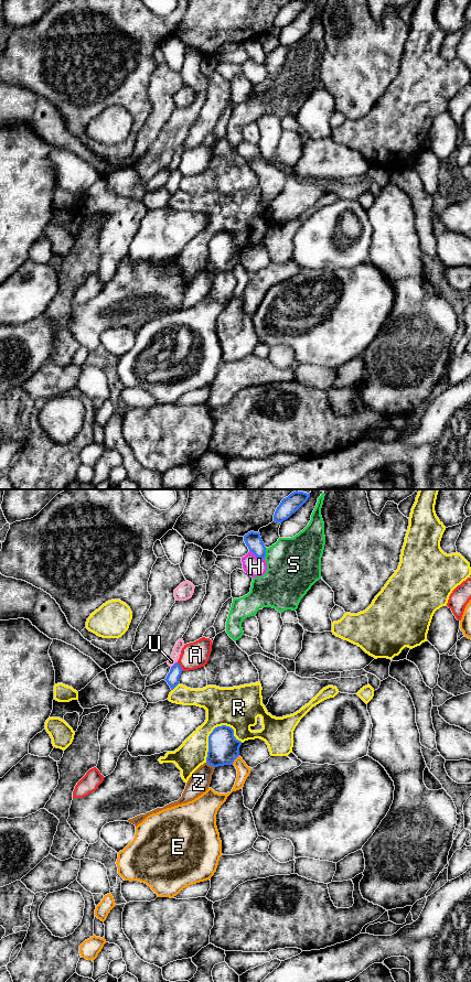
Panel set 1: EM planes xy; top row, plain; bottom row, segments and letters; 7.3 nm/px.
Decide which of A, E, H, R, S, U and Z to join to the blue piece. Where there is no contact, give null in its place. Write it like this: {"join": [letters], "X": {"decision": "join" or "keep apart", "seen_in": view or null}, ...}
{"join": [], "A": {"decision": "keep apart", "seen_in": "xy"}, "E": {"decision": "keep apart", "seen_in": "xy"}, "H": {"decision": "keep apart", "seen_in": "xy"}, "R": {"decision": "keep apart", "seen_in": "xy"}, "S": {"decision": "keep apart", "seen_in": "xy"}, "U": {"decision": "keep apart", "seen_in": "xy"}, "Z": {"decision": "keep apart", "seen_in": "xy"}}

